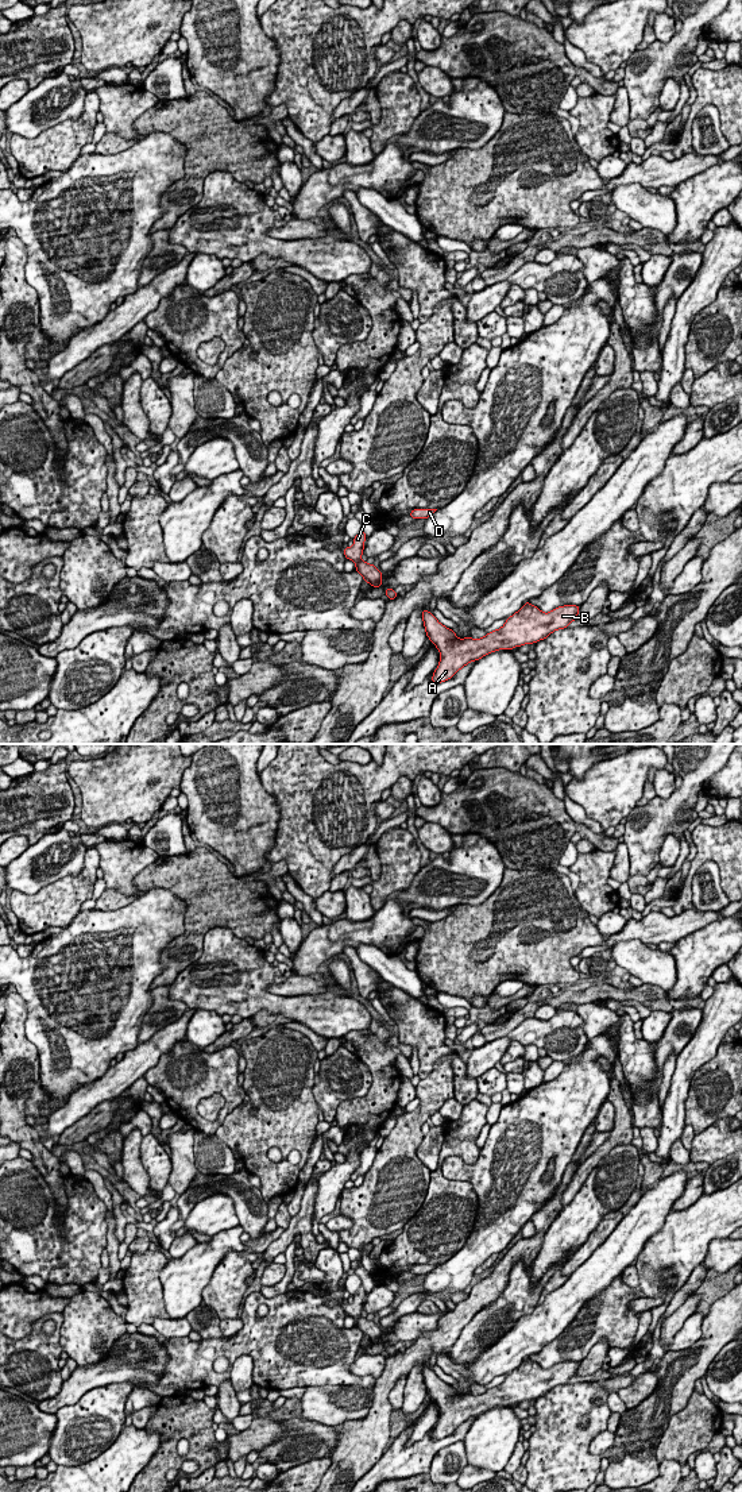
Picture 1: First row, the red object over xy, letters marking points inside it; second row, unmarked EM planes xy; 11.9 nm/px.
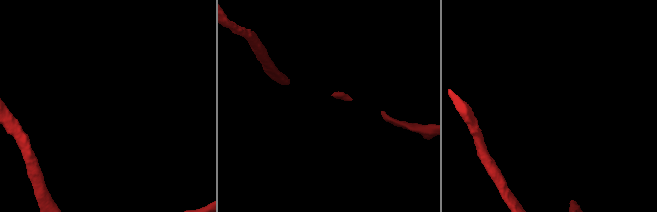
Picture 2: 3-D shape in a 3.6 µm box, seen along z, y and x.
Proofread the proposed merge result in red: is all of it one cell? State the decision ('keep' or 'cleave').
cleave

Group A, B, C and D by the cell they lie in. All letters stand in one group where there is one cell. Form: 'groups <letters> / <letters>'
groups A B / C D

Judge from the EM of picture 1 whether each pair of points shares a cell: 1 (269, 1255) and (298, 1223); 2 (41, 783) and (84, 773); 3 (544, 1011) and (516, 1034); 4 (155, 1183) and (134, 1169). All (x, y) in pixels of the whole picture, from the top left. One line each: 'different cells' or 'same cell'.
1: same cell
2: different cells
3: different cells
4: different cells

